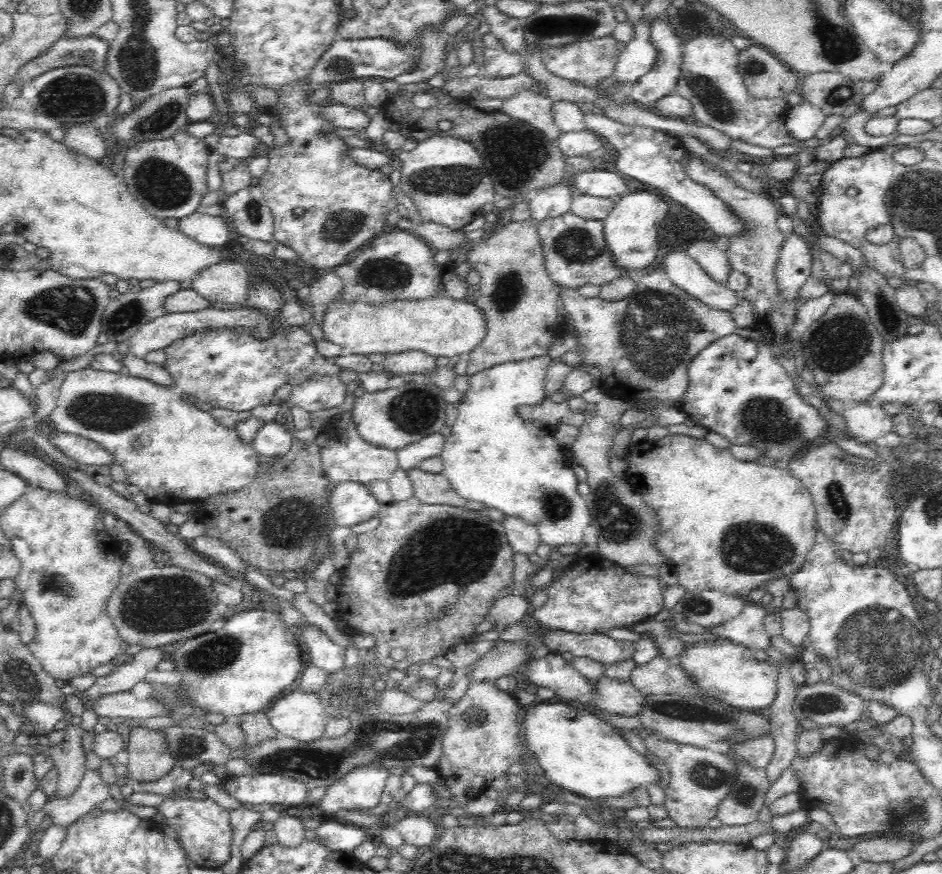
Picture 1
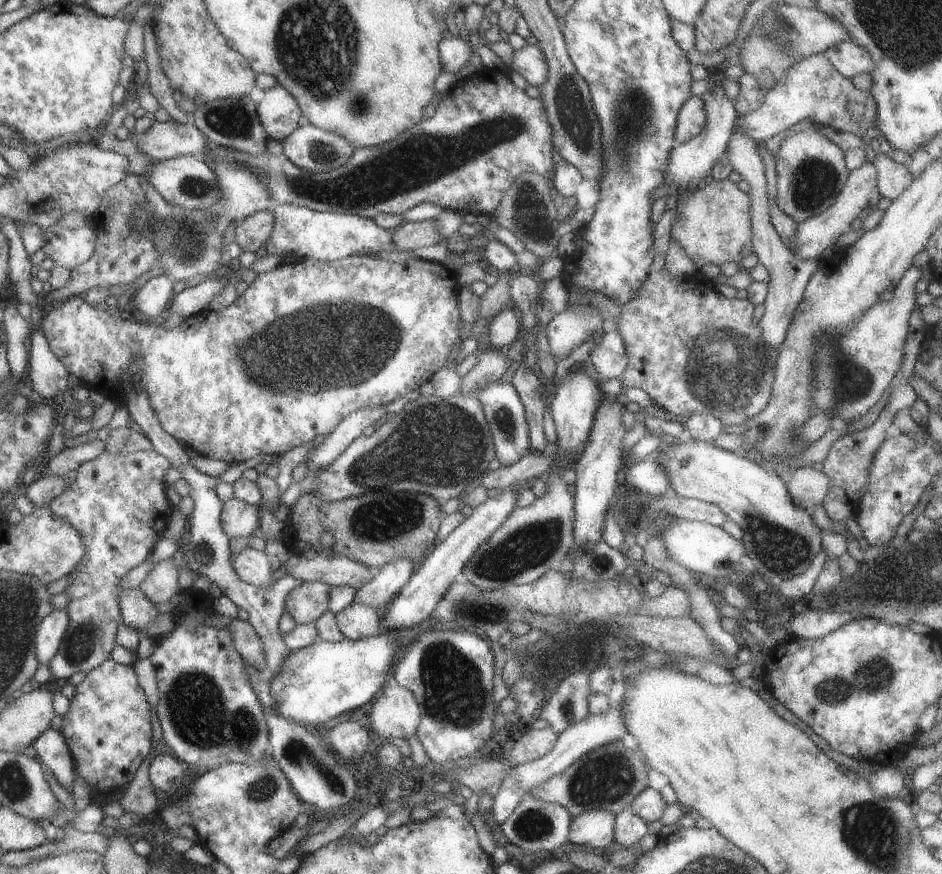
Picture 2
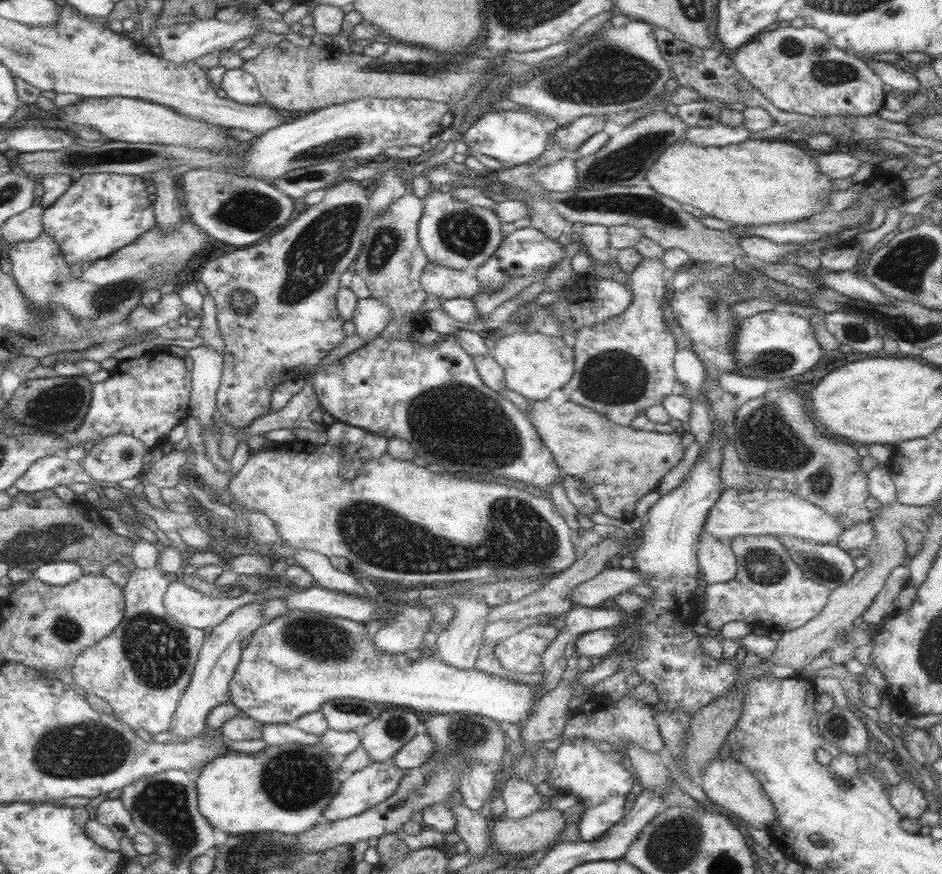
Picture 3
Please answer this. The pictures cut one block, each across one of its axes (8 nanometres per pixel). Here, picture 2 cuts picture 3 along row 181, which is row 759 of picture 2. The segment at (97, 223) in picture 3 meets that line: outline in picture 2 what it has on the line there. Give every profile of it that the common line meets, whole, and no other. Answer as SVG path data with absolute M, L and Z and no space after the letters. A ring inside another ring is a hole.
M107 658L87 672L83 682L73 686L73 692L61 732L77 762L79 776L91 784L91 796L99 790L115 790L131 782L151 750L149 702L137 686L133 666L123 666Z

